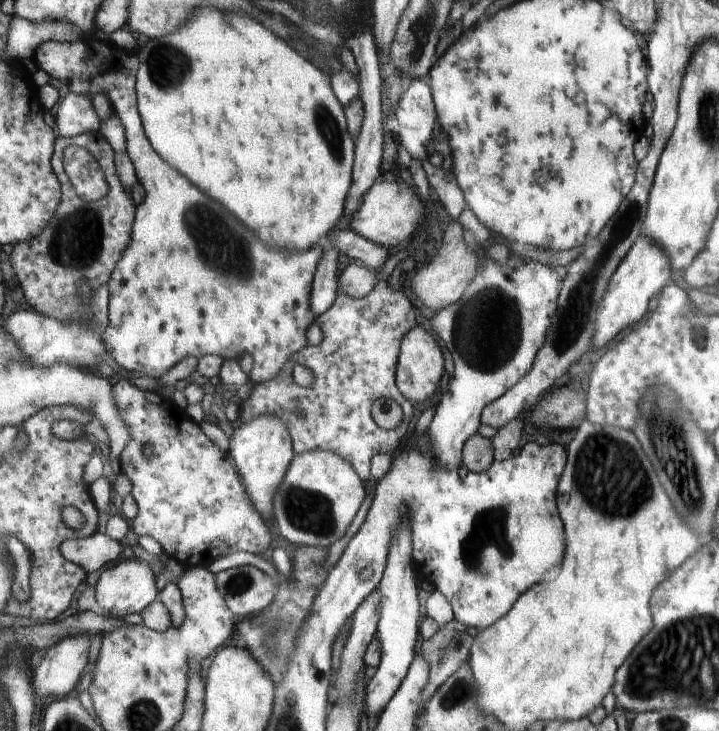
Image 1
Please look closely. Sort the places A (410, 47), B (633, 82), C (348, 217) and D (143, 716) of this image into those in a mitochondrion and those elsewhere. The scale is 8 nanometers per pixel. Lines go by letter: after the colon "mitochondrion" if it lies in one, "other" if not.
A: mitochondrion
B: other
C: other
D: mitochondrion

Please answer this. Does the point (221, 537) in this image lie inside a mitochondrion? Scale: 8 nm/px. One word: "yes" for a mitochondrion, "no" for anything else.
no

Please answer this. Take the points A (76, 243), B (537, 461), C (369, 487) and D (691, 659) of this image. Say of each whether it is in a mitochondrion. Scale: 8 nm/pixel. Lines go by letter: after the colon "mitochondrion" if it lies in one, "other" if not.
A: mitochondrion
B: other
C: other
D: mitochondrion

